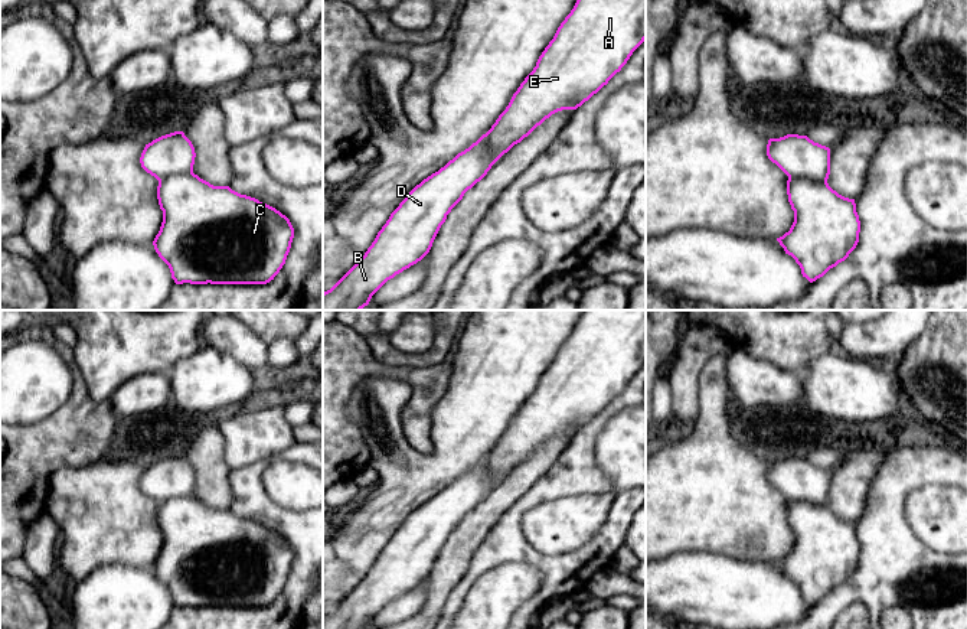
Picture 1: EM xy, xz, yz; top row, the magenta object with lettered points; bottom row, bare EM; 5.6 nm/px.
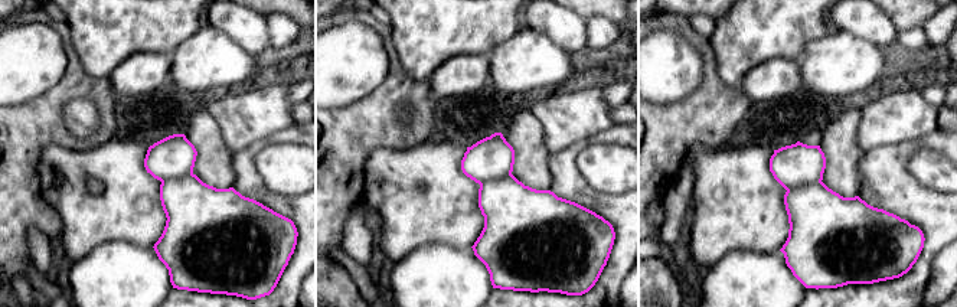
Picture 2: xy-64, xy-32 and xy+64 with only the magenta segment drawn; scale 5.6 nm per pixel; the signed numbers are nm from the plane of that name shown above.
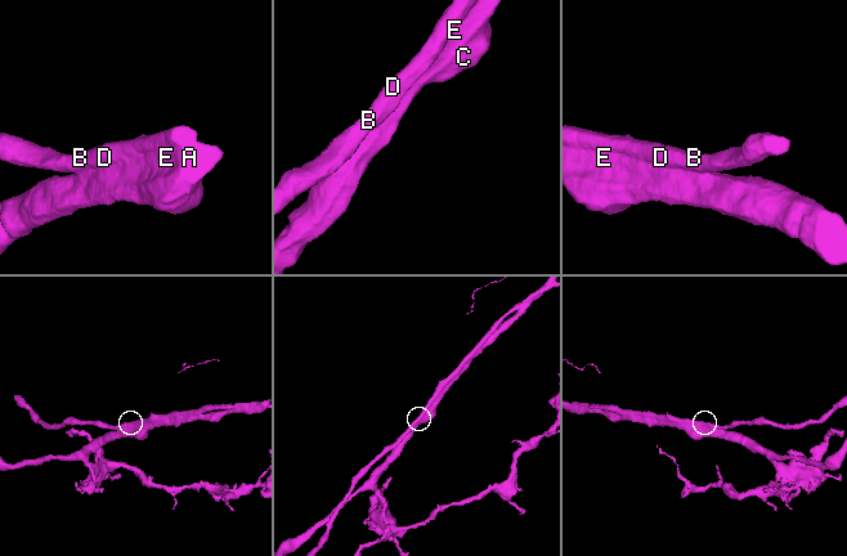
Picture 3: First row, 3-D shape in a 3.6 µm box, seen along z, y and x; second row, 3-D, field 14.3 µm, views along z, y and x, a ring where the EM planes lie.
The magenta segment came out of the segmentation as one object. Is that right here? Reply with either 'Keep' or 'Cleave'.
Cleave

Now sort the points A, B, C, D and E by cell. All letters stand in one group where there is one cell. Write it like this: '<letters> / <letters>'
A C E / B D

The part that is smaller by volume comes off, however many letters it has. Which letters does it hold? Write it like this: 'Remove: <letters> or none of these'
Remove: B, D

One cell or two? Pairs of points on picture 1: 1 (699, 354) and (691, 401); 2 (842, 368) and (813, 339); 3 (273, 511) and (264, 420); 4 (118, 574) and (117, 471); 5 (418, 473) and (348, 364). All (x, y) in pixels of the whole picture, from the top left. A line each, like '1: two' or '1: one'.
1: one
2: two
3: two
4: two
5: two

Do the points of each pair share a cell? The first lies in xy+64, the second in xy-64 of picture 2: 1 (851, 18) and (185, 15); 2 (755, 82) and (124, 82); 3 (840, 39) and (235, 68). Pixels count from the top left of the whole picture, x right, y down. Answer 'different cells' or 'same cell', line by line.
1: different cells
2: same cell
3: same cell

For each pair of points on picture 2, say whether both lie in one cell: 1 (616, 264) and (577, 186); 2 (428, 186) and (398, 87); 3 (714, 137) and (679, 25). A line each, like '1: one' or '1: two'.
1: one
2: two
3: one

